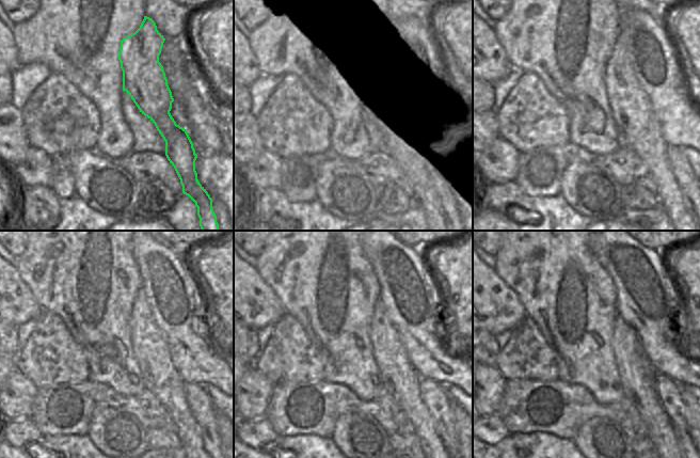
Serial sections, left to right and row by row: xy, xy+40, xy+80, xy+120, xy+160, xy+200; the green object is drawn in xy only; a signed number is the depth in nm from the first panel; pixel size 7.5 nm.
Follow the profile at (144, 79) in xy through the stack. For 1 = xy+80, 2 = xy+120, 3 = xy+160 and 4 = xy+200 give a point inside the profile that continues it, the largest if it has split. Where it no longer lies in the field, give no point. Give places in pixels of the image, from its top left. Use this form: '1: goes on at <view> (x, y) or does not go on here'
1: goes on at xy+80 (639, 130)
2: goes on at xy+120 (160, 377)
3: goes on at xy+160 (400, 381)
4: goes on at xy+200 (639, 385)

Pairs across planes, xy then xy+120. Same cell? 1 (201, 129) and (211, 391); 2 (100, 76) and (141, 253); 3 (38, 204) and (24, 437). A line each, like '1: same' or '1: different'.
1: different
2: different
3: same

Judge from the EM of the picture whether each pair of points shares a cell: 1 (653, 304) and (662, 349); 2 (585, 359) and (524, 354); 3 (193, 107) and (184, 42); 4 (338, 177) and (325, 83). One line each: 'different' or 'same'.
1: same
2: different
3: same
4: different

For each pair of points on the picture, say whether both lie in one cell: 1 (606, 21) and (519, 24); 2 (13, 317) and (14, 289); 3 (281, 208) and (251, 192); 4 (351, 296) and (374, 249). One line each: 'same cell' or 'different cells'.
1: same cell
2: same cell
3: same cell
4: different cells

